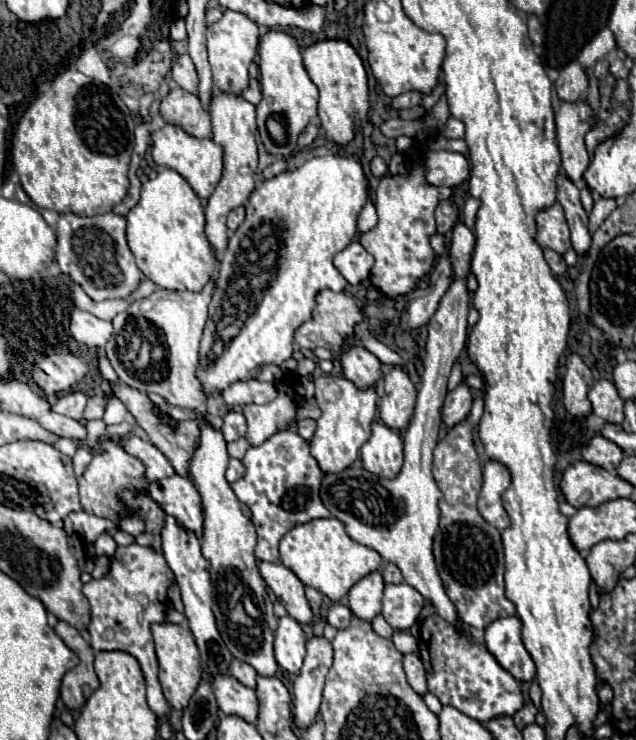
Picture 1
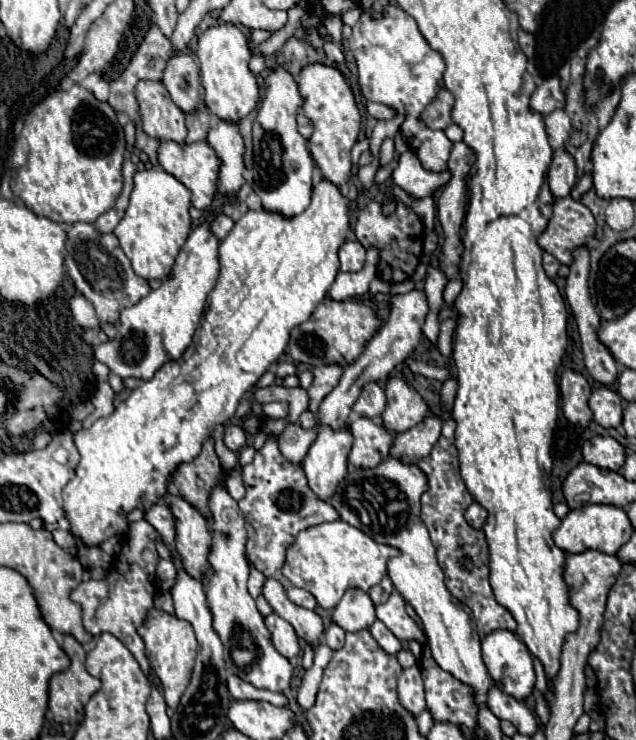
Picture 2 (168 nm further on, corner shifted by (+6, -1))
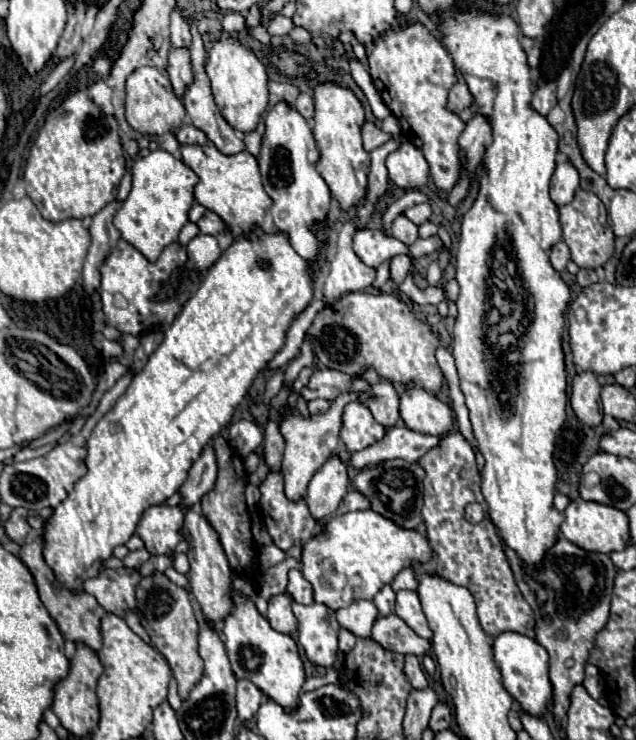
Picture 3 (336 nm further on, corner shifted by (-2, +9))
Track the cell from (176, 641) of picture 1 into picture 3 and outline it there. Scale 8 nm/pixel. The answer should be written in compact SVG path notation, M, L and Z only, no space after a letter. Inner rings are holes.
M154 573L152 577L142 577L140 587L136 591L136 599L136 613L140 617L140 623L148 631L156 649L166 657L178 681L178 695L186 699L204 671L204 661L198 655L198 623L194 617L192 603L188 599L188 591L176 587L172 581L166 579L166 575Z

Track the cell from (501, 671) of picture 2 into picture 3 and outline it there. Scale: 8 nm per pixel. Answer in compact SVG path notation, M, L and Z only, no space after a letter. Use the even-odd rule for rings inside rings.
M500 633L494 639L494 659L502 673L504 689L520 703L520 707L532 715L542 715L546 703L552 699L552 685L548 679L548 653L536 641L520 633Z

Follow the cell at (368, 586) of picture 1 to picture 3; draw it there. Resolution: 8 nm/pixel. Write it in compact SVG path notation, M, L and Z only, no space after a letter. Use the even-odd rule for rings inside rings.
M360 599L360 601L354 601L348 607L338 609L336 617L338 617L338 623L344 629L352 631L356 637L370 637L372 625L378 619L378 609L372 601Z

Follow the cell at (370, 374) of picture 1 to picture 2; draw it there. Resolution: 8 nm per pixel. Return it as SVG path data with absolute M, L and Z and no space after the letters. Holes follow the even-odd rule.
M368 383L368 387L364 387L364 391L360 393L360 399L352 407L354 413L358 413L360 417L368 417L368 419L380 417L384 409L386 409L386 395L376 383Z

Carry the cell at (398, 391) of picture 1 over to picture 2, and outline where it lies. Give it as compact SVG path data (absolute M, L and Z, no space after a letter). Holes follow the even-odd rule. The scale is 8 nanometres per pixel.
M388 379L386 399L388 407L382 413L382 419L384 427L390 431L404 433L430 415L430 409L424 403L424 399L414 389L410 389L402 379Z

